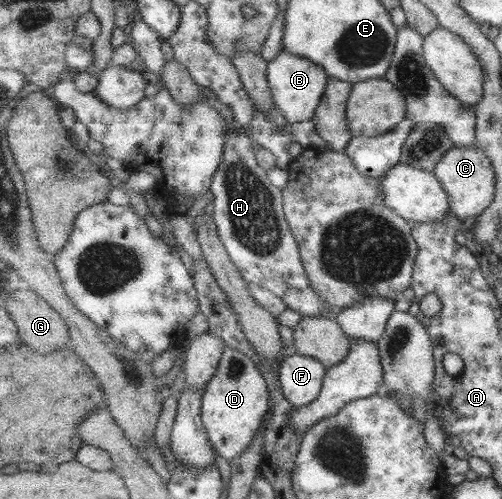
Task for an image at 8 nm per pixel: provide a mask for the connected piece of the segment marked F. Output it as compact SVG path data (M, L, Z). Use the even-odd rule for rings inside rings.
M298 352L286 357L279 370L285 398L296 408L311 404L320 395L328 369L316 357Z

